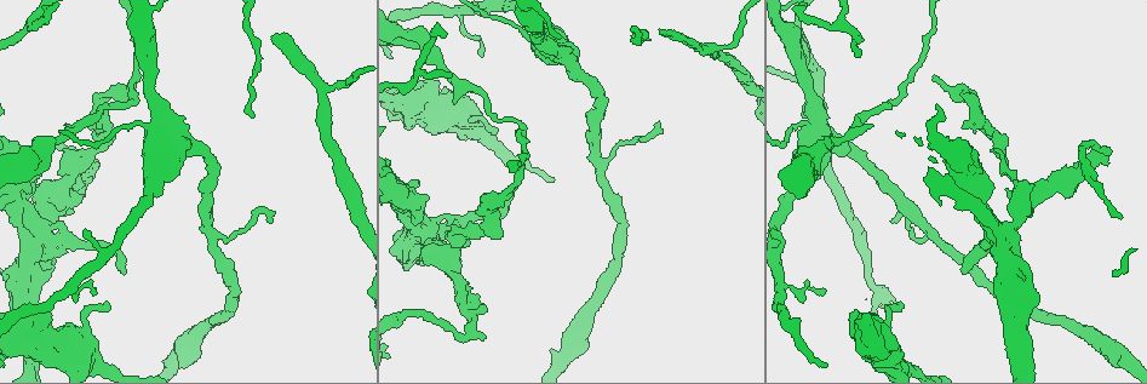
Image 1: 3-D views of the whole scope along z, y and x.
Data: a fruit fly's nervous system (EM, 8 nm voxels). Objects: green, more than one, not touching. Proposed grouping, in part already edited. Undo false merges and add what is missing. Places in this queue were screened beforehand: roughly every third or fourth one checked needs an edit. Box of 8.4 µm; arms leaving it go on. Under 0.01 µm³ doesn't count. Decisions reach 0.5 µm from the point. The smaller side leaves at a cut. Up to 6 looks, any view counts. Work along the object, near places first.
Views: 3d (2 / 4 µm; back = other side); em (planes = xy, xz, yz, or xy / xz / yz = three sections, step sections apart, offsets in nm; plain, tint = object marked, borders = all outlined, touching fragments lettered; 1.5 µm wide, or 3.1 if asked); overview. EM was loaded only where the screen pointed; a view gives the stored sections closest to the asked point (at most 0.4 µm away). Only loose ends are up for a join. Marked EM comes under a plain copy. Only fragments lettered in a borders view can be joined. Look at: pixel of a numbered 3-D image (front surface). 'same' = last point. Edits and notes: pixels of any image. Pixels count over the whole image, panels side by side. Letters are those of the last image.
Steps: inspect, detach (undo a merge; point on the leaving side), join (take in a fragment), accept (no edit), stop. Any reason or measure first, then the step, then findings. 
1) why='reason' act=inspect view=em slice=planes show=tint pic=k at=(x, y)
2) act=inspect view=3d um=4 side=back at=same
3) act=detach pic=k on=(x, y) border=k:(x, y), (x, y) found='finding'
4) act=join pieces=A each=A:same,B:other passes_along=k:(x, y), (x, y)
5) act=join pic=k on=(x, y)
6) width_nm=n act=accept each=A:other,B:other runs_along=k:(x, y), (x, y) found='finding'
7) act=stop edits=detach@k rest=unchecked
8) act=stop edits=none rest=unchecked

why='thick turns thin' act=inspect view=3d um=4 pic=1 at=(130, 126)

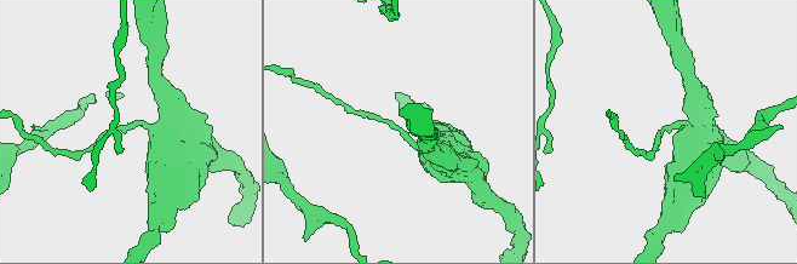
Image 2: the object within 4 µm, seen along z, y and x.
act=inspect view=em slice=planes show=tint pic=2 at=(132, 129)

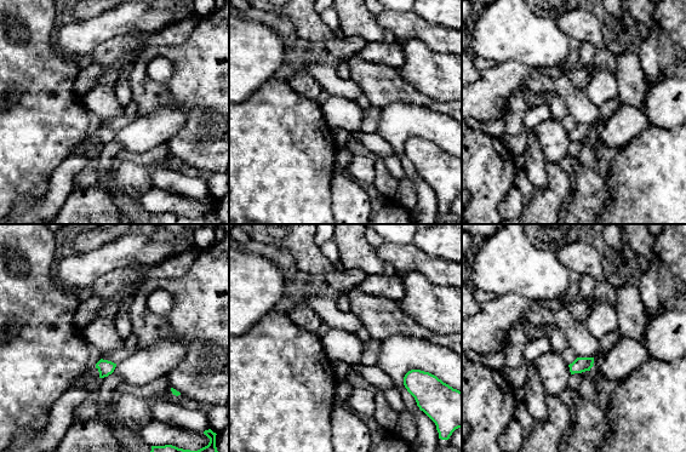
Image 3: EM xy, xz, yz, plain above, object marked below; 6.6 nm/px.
act=inspect view=em slice=planes show=borders at=same

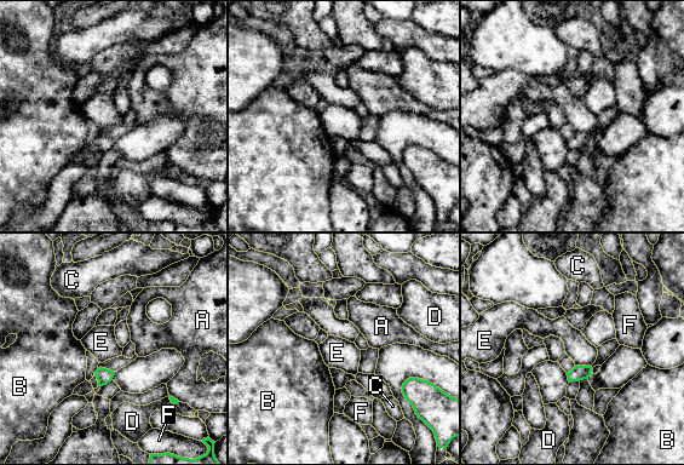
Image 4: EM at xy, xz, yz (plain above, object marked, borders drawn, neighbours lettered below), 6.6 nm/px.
width_nm=100 act=accept each=A:other,B:other,C:other,D:other,E:other,F:other border=4:(575, 365), (591, 366) found='one neuron here'

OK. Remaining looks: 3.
why='calibre changes' act=inspect view=em slice=planes show=borders pic=1 at=(25, 172)

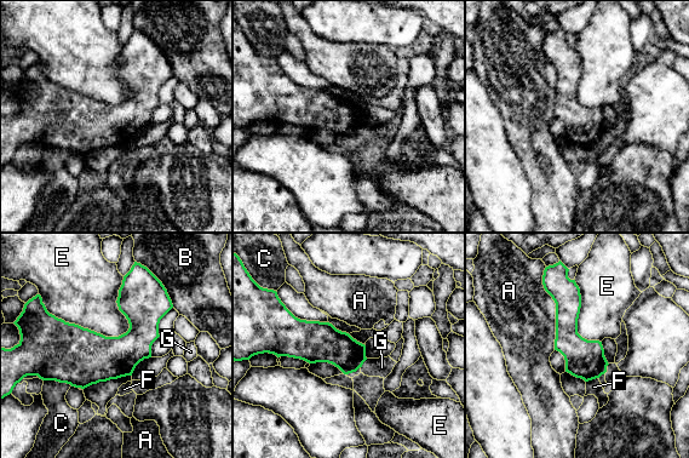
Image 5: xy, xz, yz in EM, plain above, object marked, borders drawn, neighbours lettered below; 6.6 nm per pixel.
width_nm=220 act=accept each=A:other,B:other,C:other,E:other,F:other,G:other border=5:(44, 305), (105, 336), (130, 327) found='all the same neuron'

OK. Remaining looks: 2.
why='free end' act=inspect view=em slice=xz step=8 show=borders pic=1 at=(899, 310)

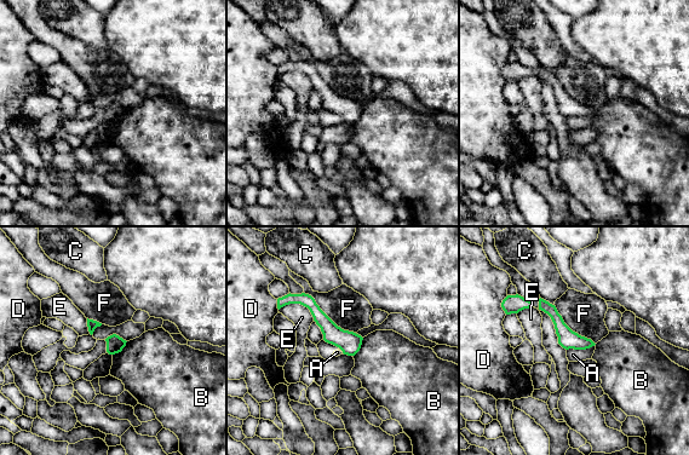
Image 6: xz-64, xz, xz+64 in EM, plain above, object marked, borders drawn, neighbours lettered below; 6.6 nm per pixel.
width_nm=120 act=accept each=A:other,B:other,C:other,D:other,E:other,F:other border=6:(304, 292), (338, 326), (355, 333) found='none of them fits'

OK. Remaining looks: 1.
act=stop edits=none rest=unchecked

